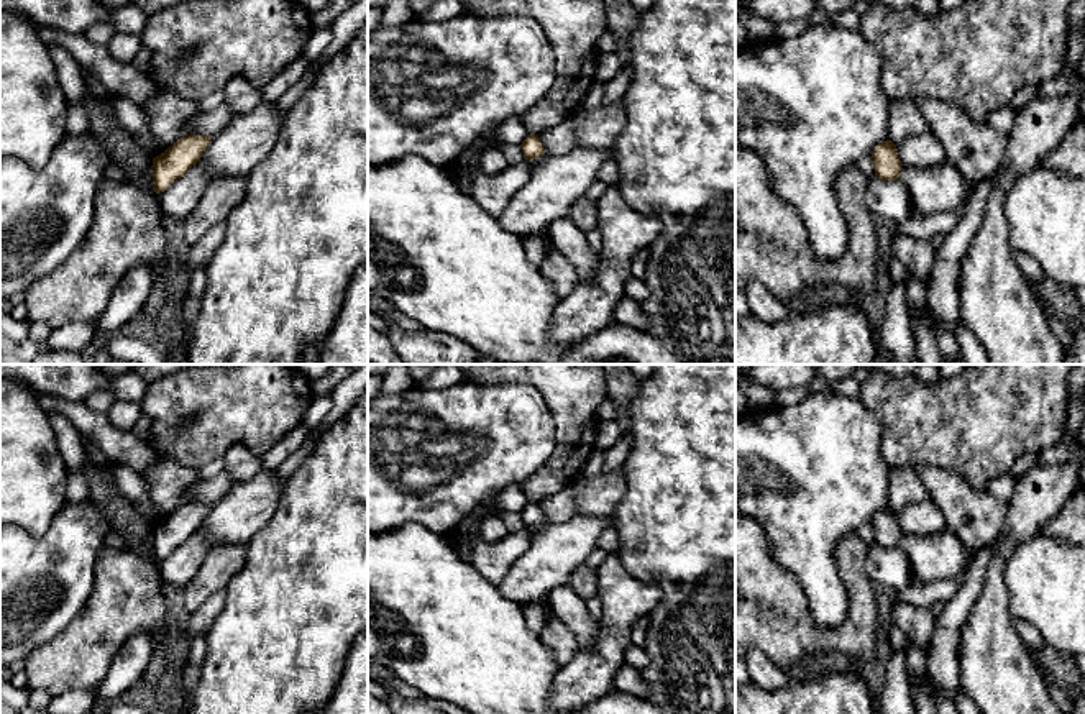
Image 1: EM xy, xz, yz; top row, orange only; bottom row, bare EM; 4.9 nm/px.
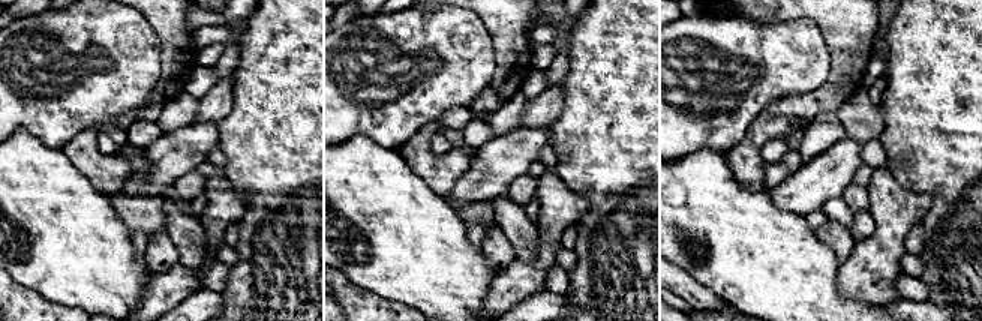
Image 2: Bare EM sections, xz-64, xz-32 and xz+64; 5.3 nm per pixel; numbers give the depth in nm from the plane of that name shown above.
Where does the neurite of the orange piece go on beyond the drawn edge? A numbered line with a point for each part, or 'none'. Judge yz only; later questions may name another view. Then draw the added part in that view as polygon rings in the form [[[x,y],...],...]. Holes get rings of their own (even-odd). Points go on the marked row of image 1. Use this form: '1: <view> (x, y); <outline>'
none

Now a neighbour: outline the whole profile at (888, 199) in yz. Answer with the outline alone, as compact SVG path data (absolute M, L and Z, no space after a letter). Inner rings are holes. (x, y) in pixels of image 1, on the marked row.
M872 176L867 190L867 204L875 217L886 218L893 225L913 217L909 192L900 179L883 181Z

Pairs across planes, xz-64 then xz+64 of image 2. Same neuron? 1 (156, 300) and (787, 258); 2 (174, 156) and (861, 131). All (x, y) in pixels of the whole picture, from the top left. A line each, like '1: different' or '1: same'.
1: different
2: different

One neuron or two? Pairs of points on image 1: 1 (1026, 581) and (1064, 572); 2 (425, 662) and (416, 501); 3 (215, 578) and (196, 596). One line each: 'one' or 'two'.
1: one
2: two
3: one

